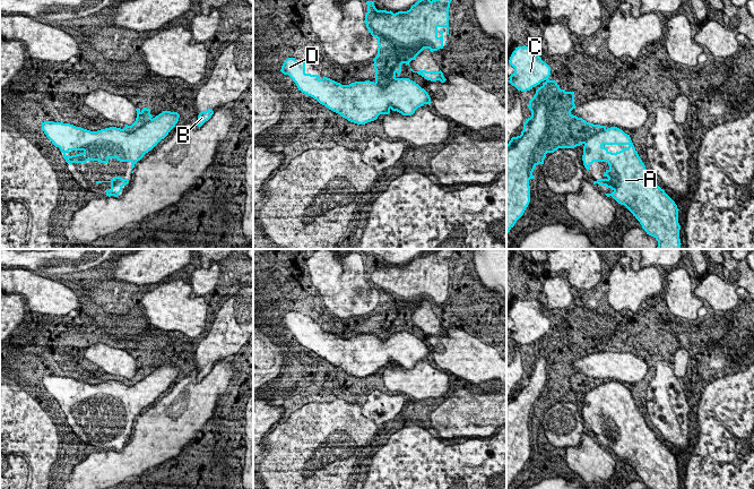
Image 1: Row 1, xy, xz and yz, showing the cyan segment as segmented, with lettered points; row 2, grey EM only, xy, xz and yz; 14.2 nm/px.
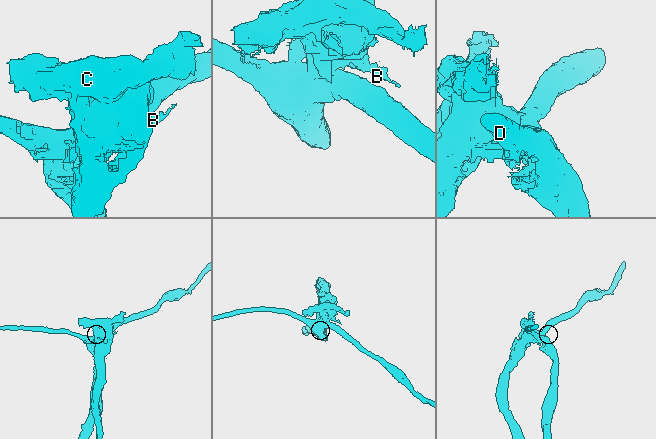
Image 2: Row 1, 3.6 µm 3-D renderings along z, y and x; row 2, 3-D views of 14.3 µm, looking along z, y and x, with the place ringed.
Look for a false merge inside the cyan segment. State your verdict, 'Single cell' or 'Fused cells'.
Fused cells

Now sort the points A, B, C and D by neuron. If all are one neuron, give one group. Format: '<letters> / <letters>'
A D / B C

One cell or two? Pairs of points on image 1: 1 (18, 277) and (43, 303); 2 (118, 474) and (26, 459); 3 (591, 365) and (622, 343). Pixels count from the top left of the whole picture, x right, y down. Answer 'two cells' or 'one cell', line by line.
1: one cell
2: two cells
3: two cells

